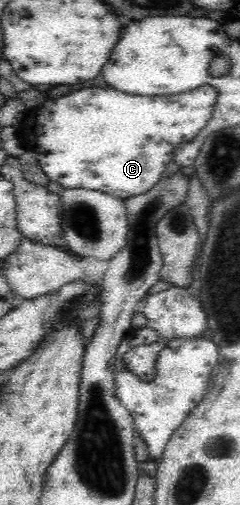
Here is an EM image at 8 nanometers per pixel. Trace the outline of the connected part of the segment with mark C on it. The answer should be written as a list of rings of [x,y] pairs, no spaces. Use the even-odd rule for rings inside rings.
[[[212,86],[200,87],[186,93],[178,95],[158,95],[158,97],[138,97],[138,95],[126,95],[120,91],[114,91],[110,87],[88,87],[88,89],[80,89],[74,91],[70,95],[64,97],[56,97],[50,99],[38,107],[32,107],[27,111],[26,117],[18,125],[18,131],[22,139],[26,142],[28,150],[34,151],[38,158],[40,169],[50,178],[50,181],[57,181],[65,189],[86,189],[92,191],[101,191],[102,193],[113,195],[114,197],[126,198],[146,193],[148,189],[156,185],[162,175],[166,165],[173,161],[173,148],[178,147],[181,143],[189,142],[194,139],[201,129],[208,123],[212,117],[217,101],[216,90]]]

